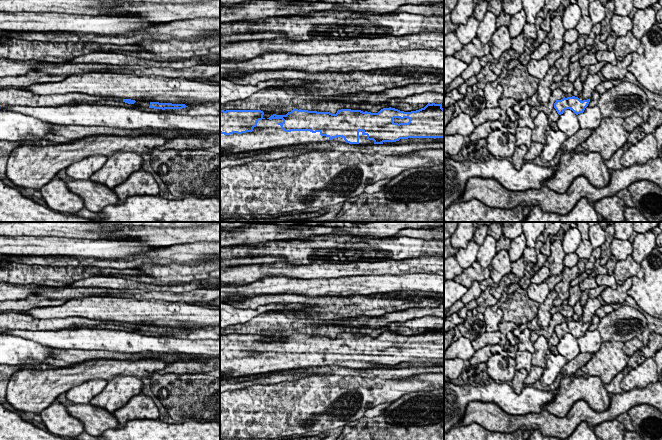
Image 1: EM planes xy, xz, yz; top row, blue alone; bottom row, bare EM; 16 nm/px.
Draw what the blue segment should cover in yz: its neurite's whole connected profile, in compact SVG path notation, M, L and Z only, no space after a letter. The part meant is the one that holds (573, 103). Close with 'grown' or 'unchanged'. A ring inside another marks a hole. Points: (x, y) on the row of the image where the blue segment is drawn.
M572 96L556 100L554 108L559 115L563 114L566 109L572 110L576 115L583 113L588 106L590 99L581 101L578 97Z; unchanged

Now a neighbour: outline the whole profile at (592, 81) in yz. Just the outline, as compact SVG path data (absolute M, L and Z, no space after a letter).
M588 74L586 80L583 82L582 96L584 99L590 99L592 92L596 90L596 86L601 83L598 74Z

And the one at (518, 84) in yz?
M521 63L502 76L500 85L503 87L503 96L518 102L532 97L538 89L537 81L529 74L527 66Z

